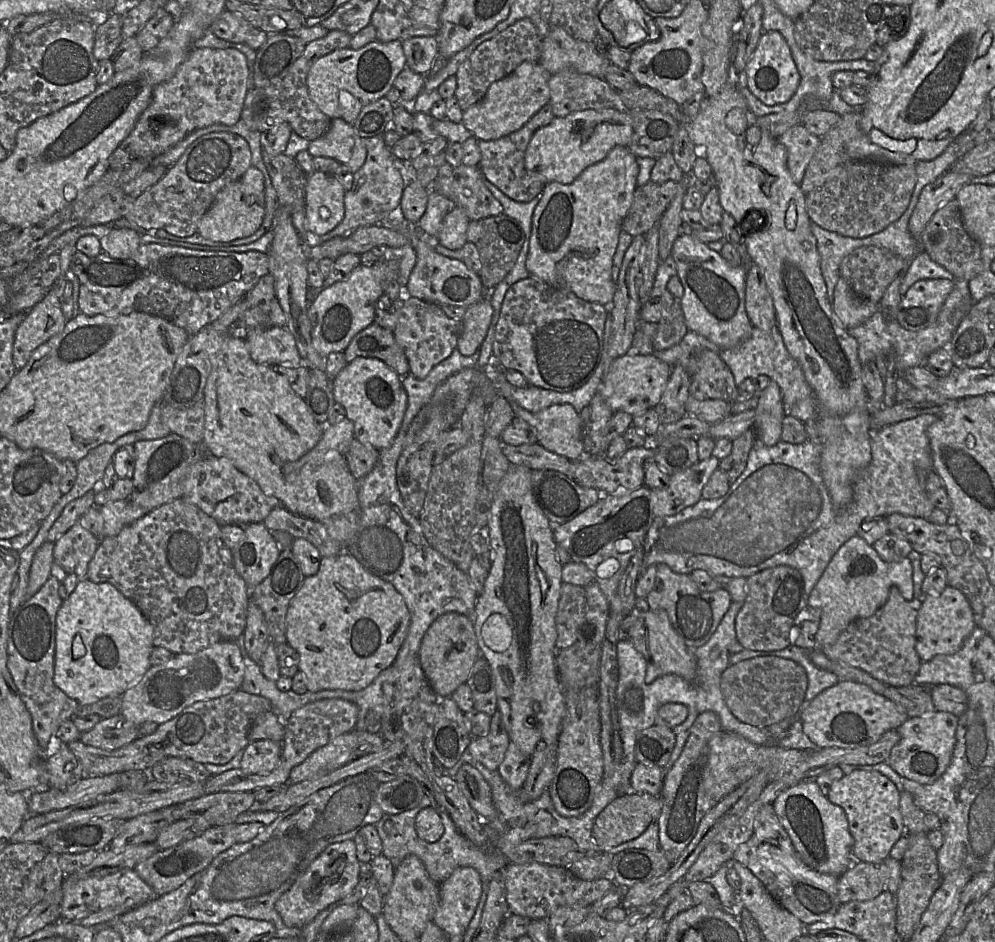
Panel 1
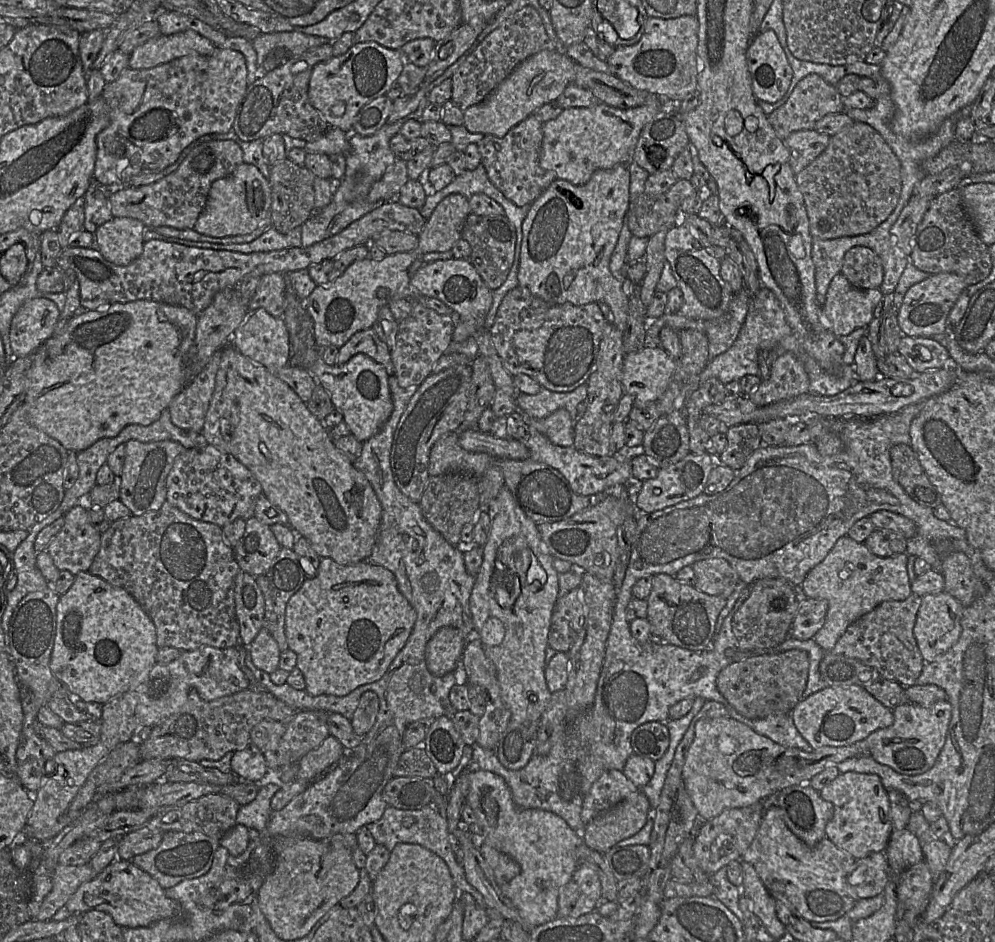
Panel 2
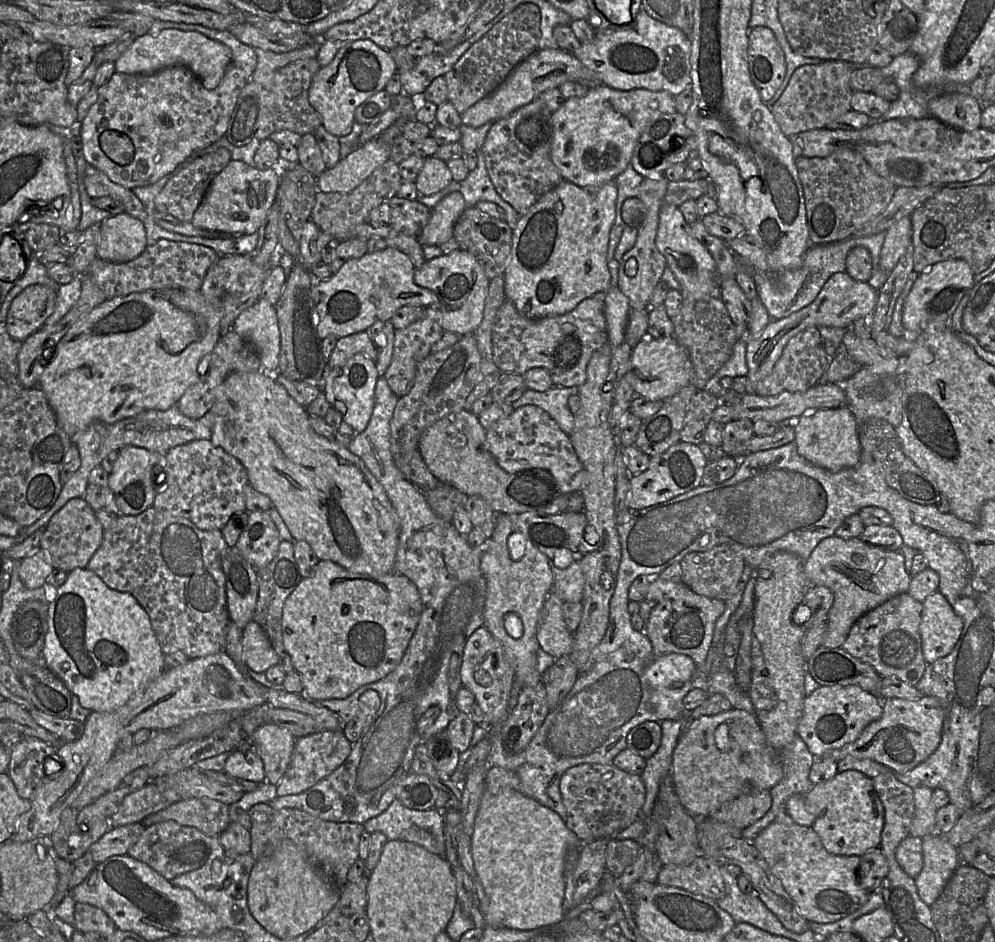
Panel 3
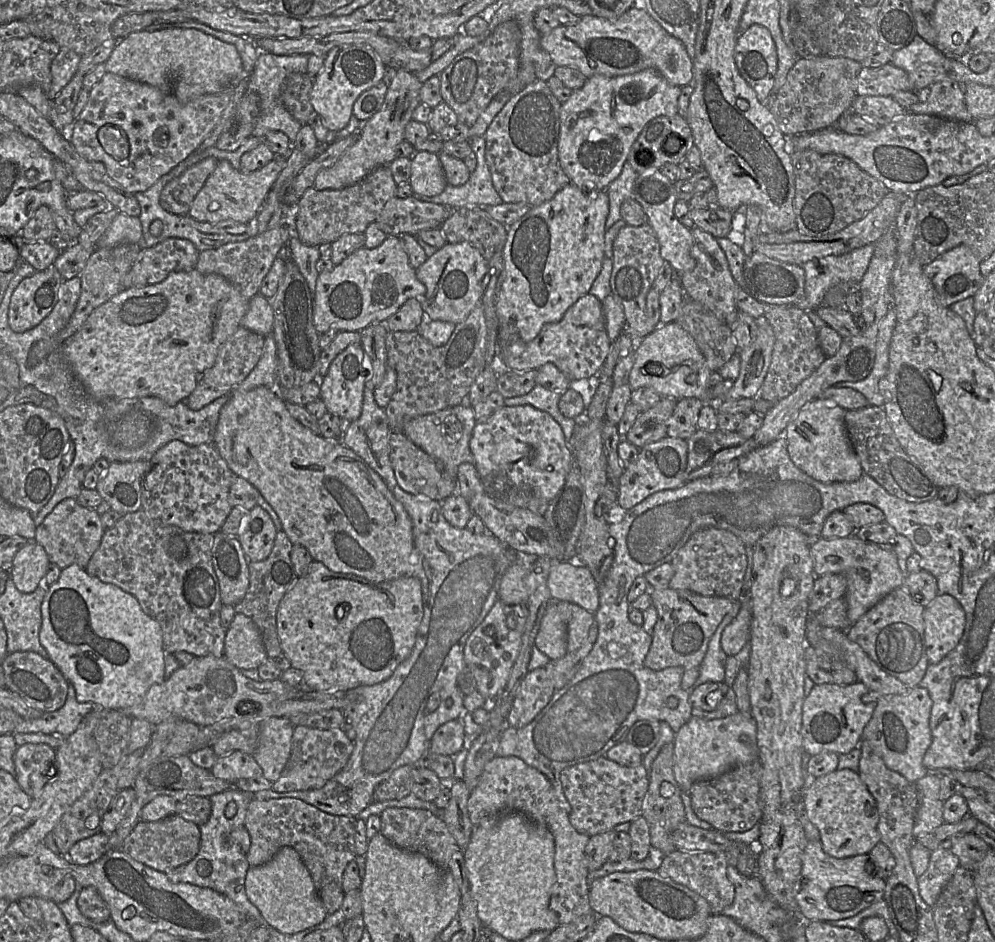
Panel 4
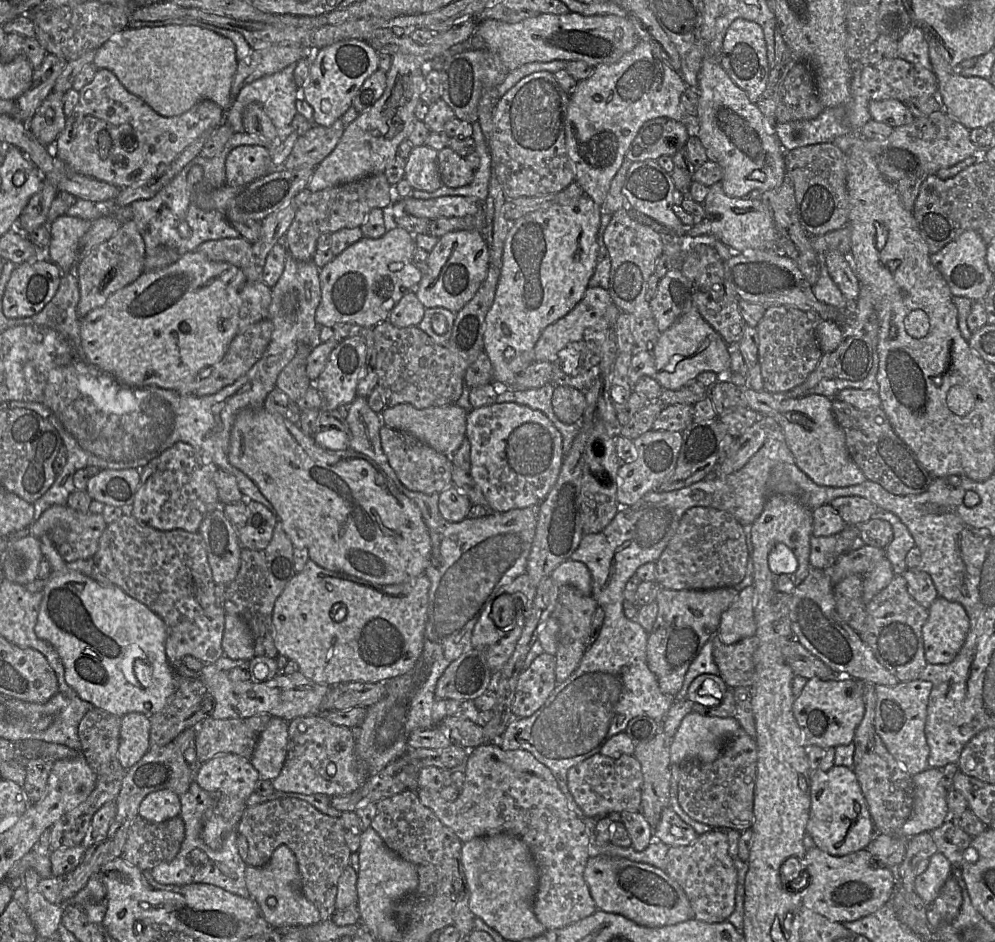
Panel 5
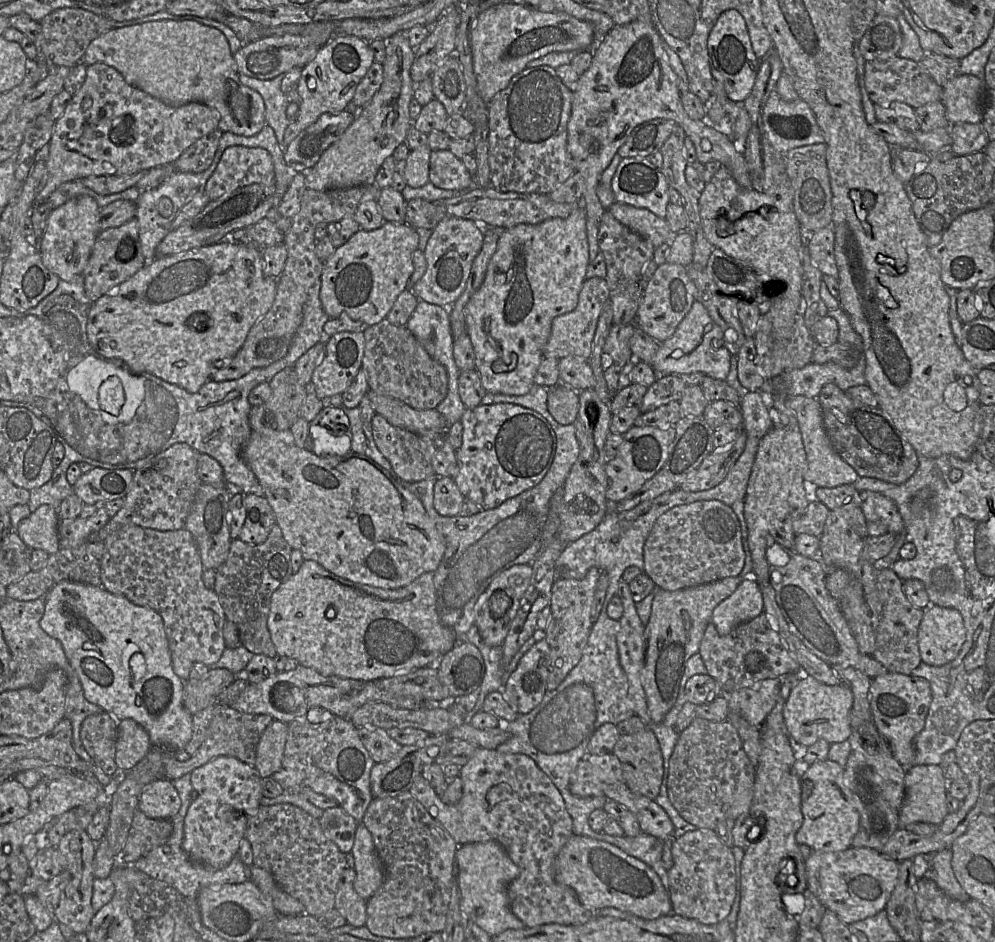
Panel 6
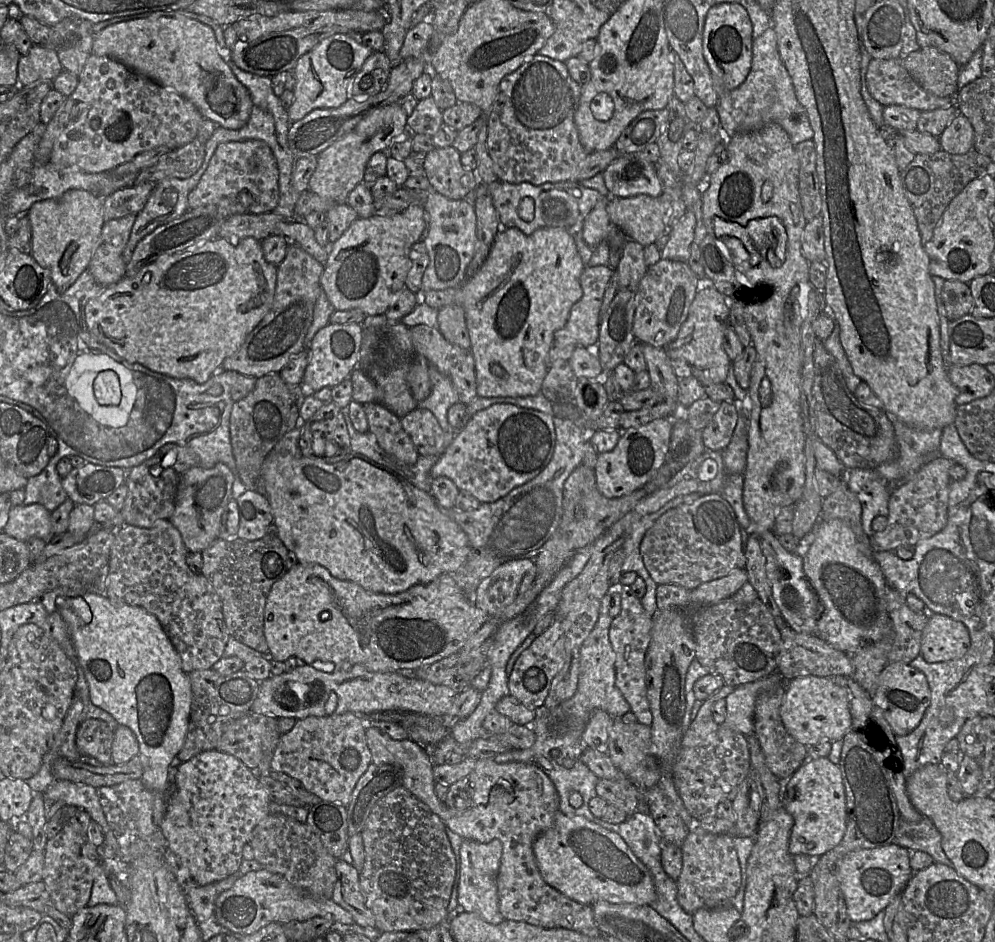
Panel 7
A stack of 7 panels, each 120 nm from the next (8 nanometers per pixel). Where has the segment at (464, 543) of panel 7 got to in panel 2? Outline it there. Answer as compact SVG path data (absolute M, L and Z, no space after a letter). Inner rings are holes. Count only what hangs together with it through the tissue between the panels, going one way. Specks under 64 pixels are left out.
M232 343L225 346L222 350L221 362L216 374L215 389L206 414L202 435L207 444L215 447L222 453L231 454L251 471L259 481L262 487L262 493L272 504L278 506L287 515L289 527L294 530L298 536L306 538L320 558L328 557L340 564L353 564L367 560L376 541L382 512L380 502L370 483L365 476L354 467L346 455L334 446L329 430L324 426L323 421L318 420L308 410L306 403L274 373L245 357Z

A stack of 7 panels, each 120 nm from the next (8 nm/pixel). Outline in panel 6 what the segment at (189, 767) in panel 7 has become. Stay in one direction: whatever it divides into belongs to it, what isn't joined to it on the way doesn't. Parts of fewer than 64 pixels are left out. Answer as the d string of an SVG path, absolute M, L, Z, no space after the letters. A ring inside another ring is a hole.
M231 756L217 757L190 773L192 799L184 820L182 849L194 861L222 869L239 852L248 820L259 809L263 798L257 769Z

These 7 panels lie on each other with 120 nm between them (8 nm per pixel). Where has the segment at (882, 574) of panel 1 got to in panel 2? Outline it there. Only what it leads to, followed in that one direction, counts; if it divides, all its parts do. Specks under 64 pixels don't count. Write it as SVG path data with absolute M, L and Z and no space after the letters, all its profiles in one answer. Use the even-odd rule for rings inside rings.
M848 536L839 538L825 559L808 572L801 584L807 598L828 602L825 623L813 640L825 652L830 652L847 628L861 616L882 602L906 600L912 594L907 558L906 553L887 558L878 557L864 543L858 543Z

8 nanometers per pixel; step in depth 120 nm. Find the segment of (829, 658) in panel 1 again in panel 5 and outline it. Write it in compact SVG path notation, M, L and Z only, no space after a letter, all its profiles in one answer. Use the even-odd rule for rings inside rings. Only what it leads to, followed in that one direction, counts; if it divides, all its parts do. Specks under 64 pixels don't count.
M894 575L887 587L876 594L866 605L867 618L858 634L871 649L876 659L900 682L920 679L928 664L924 654L922 628L928 610L912 599L902 575Z

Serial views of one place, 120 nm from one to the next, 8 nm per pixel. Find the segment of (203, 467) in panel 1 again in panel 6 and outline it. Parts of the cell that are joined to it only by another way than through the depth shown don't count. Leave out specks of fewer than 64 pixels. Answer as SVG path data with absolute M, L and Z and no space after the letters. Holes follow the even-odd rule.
M176 443L134 471L123 507L107 524L90 536L90 542L104 541L112 532L126 525L138 525L159 531L185 527L195 496L202 485L197 472L198 452L186 443Z

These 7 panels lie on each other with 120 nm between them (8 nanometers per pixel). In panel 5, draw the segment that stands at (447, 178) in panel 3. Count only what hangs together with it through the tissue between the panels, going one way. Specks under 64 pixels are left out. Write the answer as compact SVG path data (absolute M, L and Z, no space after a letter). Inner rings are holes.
M426 145L412 148L404 178L414 190L434 192L443 185L438 171L438 152Z

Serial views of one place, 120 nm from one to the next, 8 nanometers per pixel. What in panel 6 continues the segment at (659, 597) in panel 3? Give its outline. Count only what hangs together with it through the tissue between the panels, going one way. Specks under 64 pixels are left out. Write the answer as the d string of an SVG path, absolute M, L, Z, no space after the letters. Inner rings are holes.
M740 576L676 591L656 591L650 619L644 628L642 683L651 724L663 721L674 706L687 661L698 653L707 625L712 622L715 607L728 598L742 582Z

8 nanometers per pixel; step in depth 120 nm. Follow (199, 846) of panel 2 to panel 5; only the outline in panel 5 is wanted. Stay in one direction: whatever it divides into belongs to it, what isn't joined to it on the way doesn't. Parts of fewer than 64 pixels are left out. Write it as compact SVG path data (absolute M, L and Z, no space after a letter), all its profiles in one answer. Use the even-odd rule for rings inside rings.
M138 815L129 829L121 857L132 866L151 870L160 863L173 860L179 853L184 838L185 824L180 816L165 822L149 822Z

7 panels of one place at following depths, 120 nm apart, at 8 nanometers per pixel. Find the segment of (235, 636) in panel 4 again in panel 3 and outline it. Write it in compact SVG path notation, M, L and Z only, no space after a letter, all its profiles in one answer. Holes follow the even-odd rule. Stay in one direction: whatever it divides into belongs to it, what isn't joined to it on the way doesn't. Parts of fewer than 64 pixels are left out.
M254 620L242 630L241 644L244 665L247 669L265 673L270 667L277 665L280 657L264 629Z

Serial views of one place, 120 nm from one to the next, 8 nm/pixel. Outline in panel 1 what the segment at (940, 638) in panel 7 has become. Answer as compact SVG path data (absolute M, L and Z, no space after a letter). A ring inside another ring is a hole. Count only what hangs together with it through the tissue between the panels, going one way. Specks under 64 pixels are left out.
M947 586L940 594L924 595L916 618L915 650L922 662L940 654L958 652L976 624L971 606L962 592Z

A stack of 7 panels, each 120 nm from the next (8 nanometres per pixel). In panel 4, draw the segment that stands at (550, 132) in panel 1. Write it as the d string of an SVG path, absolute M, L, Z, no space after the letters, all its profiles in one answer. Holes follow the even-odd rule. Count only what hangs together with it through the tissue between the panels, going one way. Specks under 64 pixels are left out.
M654 69L616 77L594 75L585 84L572 91L561 105L558 137L559 163L570 183L584 190L605 190L618 177L627 161L630 149L644 126L659 116L674 116L678 112L681 87L670 84Z

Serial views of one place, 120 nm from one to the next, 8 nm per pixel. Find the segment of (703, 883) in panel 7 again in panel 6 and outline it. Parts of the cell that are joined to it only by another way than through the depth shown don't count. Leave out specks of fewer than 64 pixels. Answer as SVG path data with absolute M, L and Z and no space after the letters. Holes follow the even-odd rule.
M697 828L673 839L671 852L674 864L668 875L673 913L704 925L715 925L726 920L736 895L735 859L732 849L719 839L714 830Z

